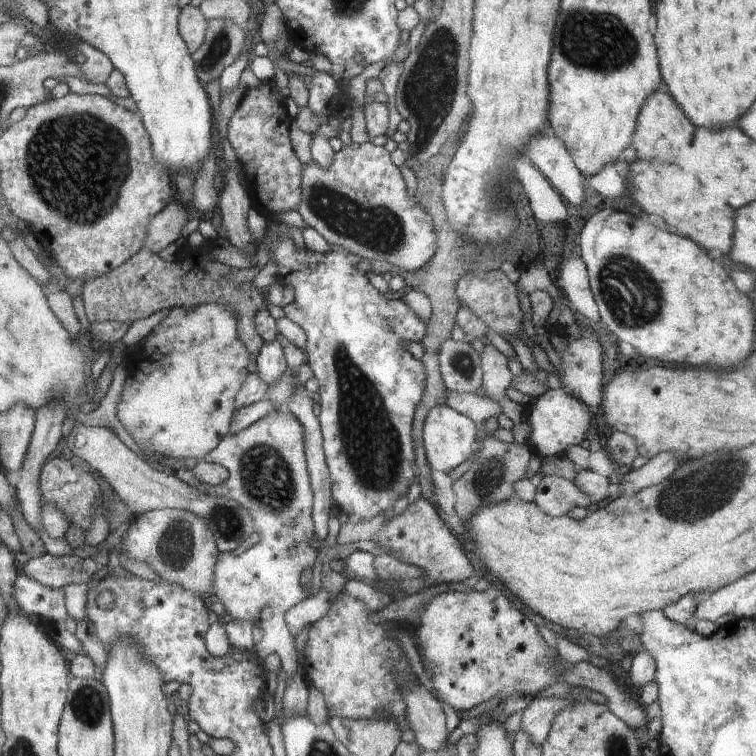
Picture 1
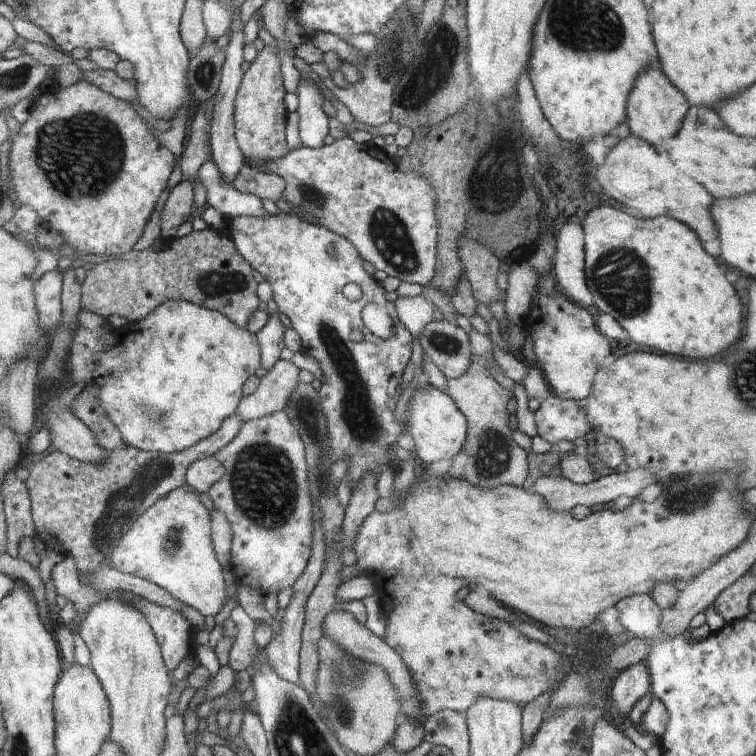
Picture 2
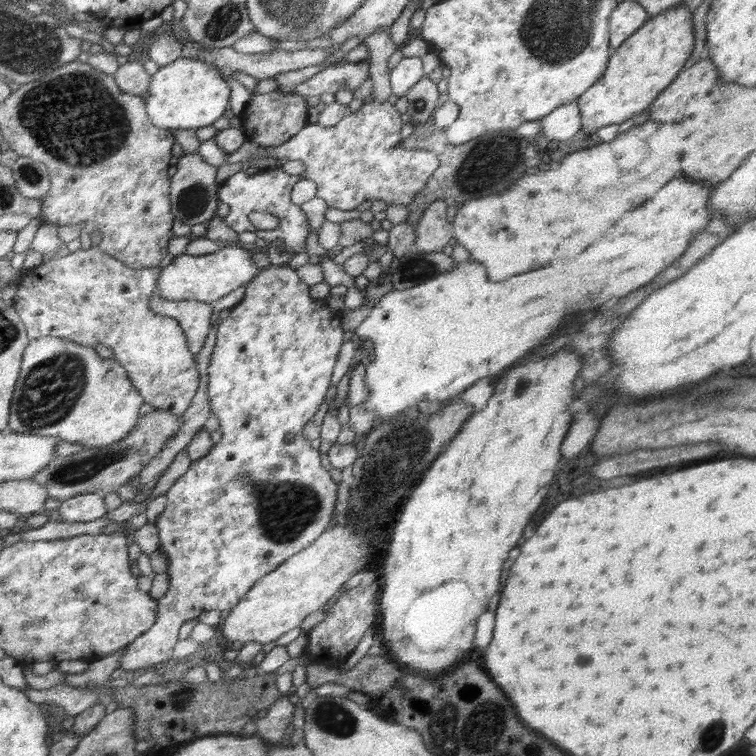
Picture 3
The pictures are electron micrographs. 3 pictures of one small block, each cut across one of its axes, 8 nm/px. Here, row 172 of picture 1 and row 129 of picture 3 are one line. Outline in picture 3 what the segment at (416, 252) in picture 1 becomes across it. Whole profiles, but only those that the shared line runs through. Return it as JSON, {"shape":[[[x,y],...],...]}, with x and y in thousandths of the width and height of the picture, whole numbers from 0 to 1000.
{"shape":[[[491,134],[472,147],[462,148],[442,167],[406,164],[381,188],[352,194],[352,205],[374,213],[399,212],[406,237],[418,242],[417,259],[426,261],[437,275],[468,278],[481,265],[538,272],[561,251],[581,221],[581,212],[571,198],[540,198],[529,193],[529,169],[529,148],[517,136]]]}

